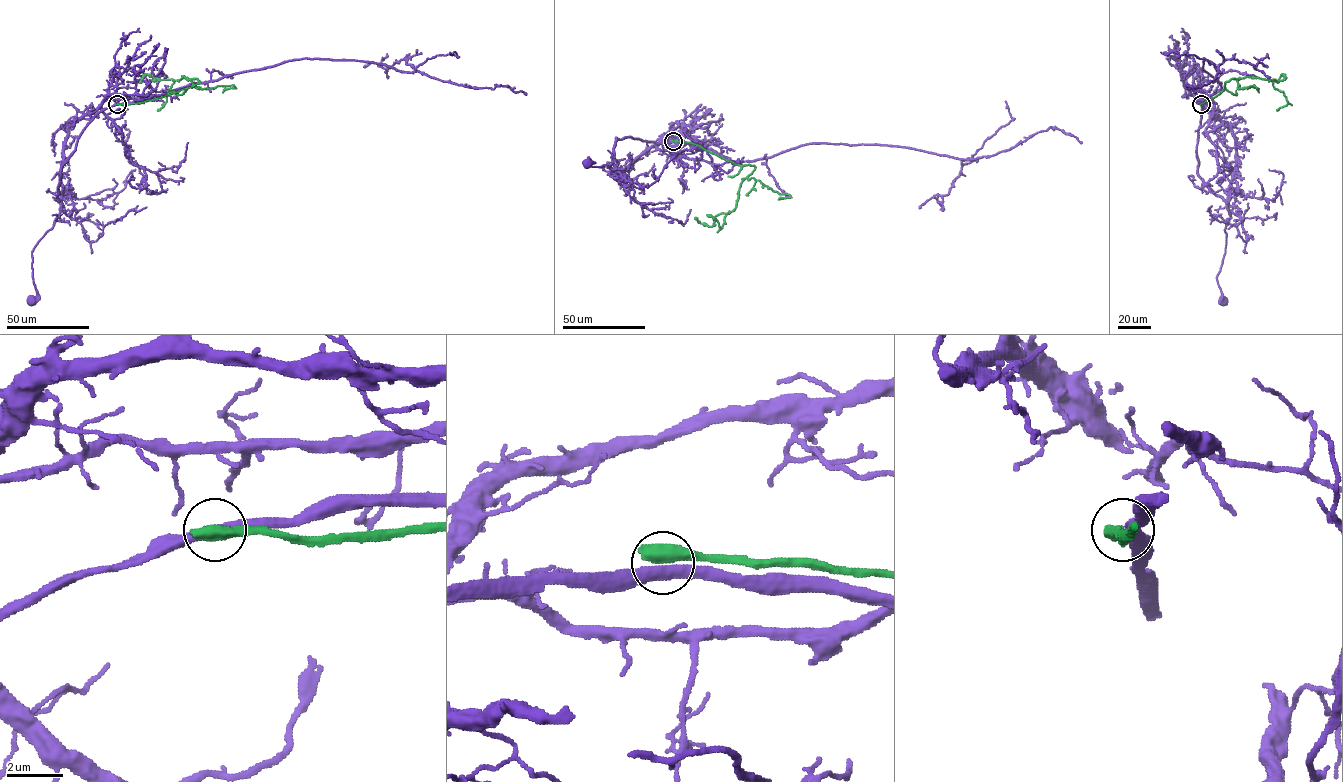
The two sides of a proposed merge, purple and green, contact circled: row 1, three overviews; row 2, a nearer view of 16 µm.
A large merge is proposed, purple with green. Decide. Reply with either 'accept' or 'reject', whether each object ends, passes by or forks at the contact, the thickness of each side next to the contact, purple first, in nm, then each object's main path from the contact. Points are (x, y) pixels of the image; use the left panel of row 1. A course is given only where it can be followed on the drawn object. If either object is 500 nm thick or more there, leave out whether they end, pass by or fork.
reject | 400/600 nm | purple via (117, 104), (94, 116), (62, 166), (57, 195), (61, 211), (32, 253), (37, 295), (31, 299) | green via (117, 104), (162, 97), (199, 81), (184, 76), (180, 79), (158, 80), (145, 74), (139, 83)

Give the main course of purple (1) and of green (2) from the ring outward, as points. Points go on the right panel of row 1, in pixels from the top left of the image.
1: (1201, 104), (1196, 150), (1198, 176), (1227, 201), (1230, 218), (1224, 229), (1225, 253), (1217, 277), (1223, 299)
2: (1200, 104), (1219, 93), (1225, 82), (1232, 78), (1247, 76), (1283, 80), (1286, 77), (1282, 74), (1277, 83)

